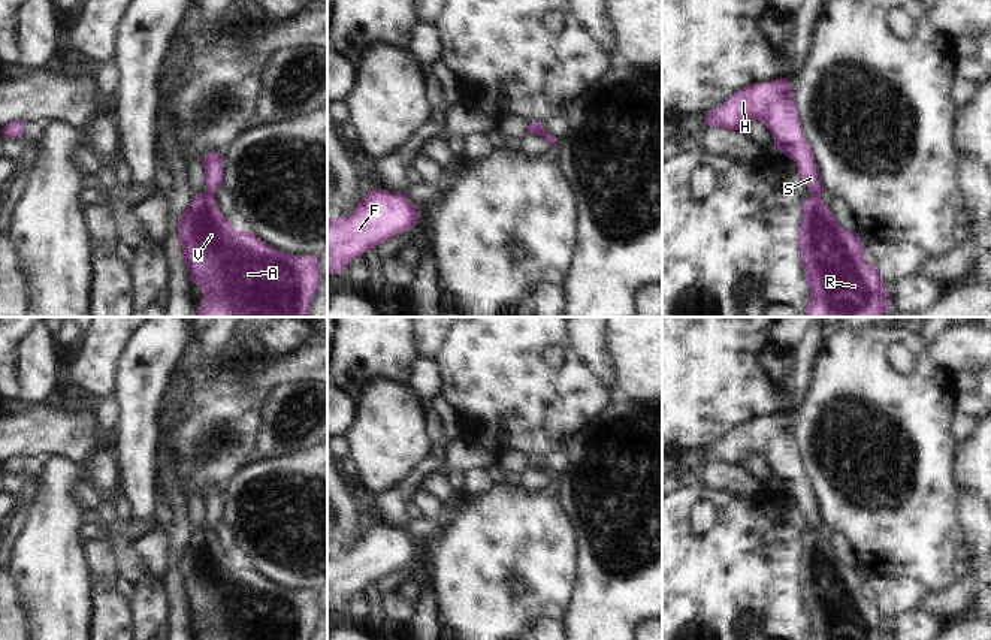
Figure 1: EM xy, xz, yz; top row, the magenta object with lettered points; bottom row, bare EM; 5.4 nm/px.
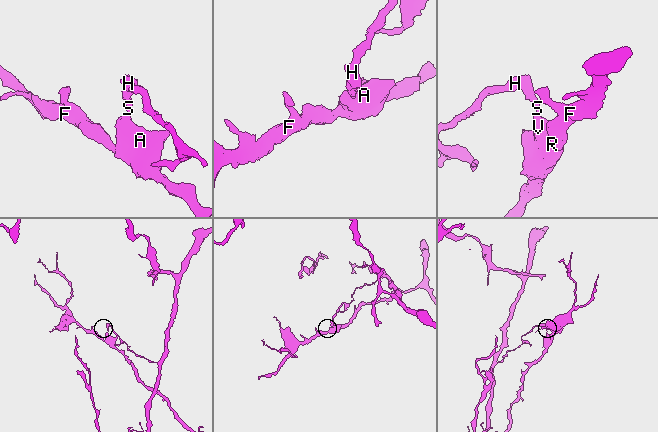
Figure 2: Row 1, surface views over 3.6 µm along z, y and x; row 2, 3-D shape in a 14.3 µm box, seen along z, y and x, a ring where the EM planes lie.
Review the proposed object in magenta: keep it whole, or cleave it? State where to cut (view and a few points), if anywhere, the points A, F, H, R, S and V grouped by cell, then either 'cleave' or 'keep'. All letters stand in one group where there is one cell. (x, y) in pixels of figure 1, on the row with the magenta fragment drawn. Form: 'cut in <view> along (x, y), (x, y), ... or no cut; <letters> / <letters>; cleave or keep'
cut in yz along (810, 193), (819, 198); A F R V / H S; cleave

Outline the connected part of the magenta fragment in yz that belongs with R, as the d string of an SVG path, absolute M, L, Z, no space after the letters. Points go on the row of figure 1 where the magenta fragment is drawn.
M810 194L801 209L798 250L810 290L803 317L882 317L889 290L864 260L858 233L842 227L819 196Z

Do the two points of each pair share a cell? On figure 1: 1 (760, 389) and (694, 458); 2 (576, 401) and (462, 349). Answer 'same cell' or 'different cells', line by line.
1: different cells
2: same cell

